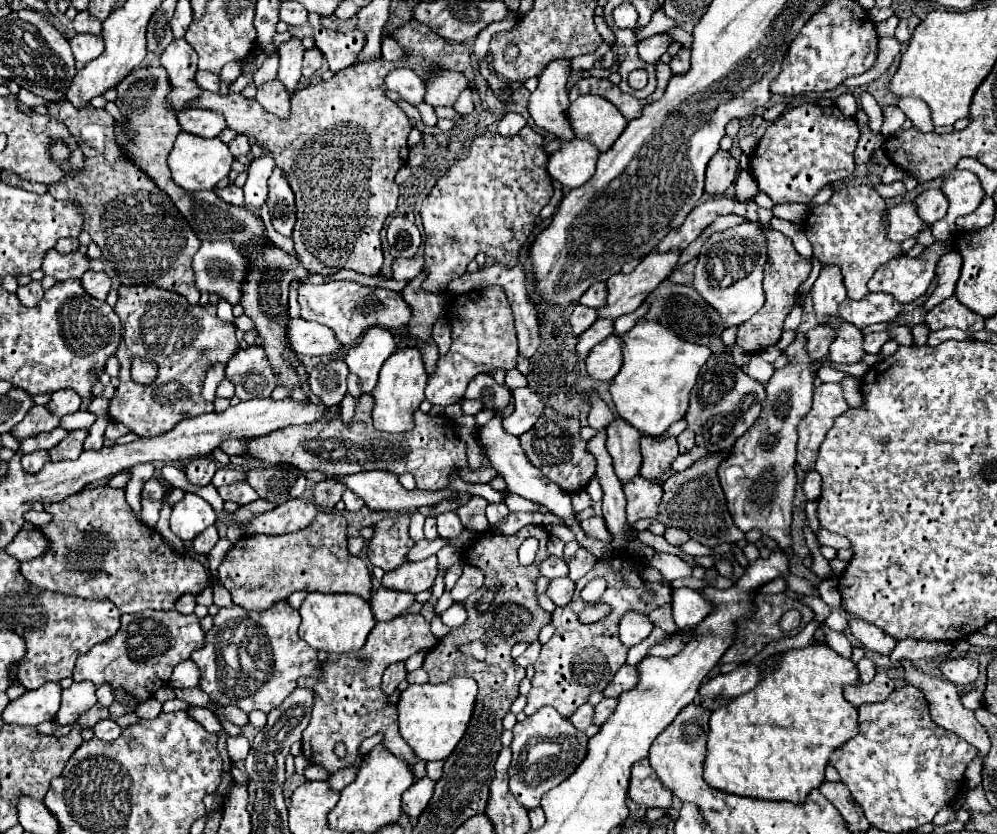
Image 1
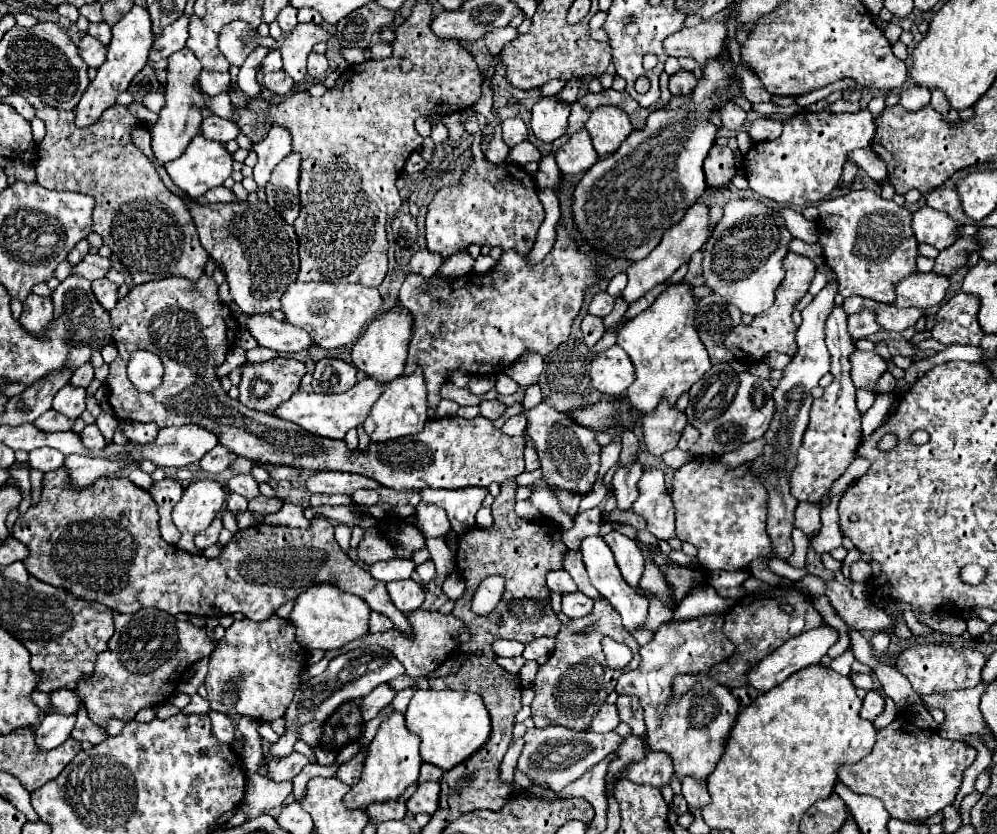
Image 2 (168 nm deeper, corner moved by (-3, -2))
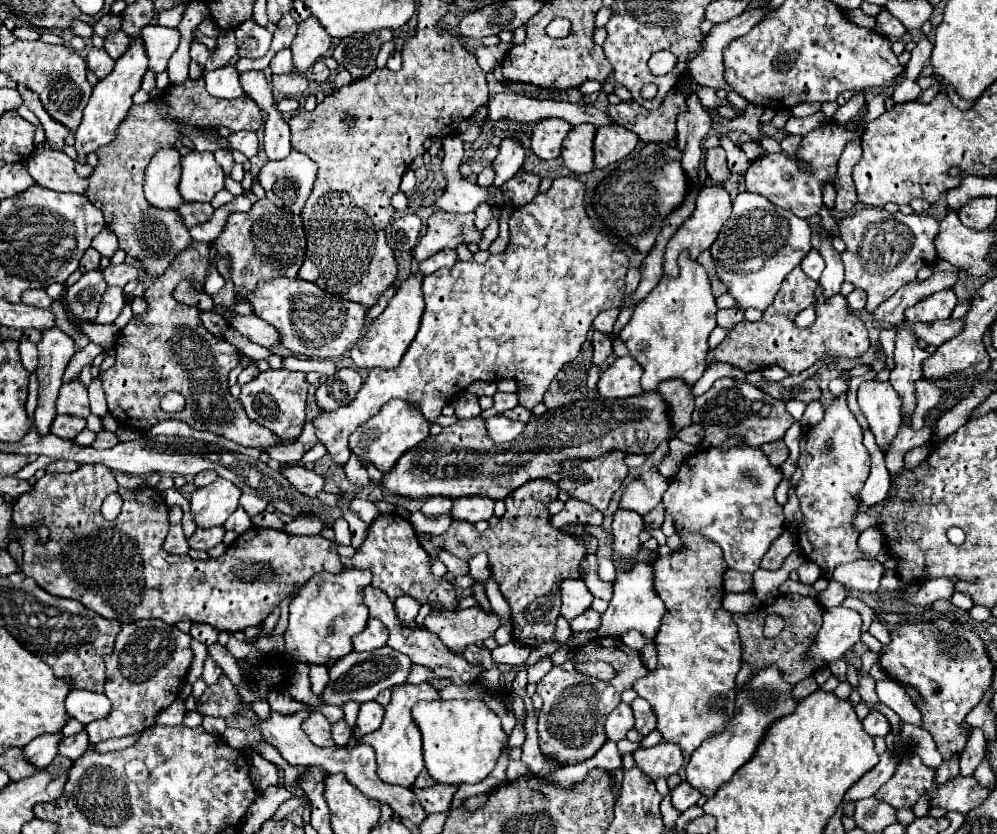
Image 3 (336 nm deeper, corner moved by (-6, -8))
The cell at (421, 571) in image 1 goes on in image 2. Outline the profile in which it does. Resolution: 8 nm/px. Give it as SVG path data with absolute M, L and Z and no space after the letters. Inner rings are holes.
M406 579L406 581L390 581L386 587L388 587L388 593L390 593L392 603L402 613L412 613L412 611L416 611L424 603L424 591L412 579Z

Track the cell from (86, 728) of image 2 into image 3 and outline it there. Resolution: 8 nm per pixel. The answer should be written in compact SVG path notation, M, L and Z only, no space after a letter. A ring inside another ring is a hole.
M79 731L77 735L71 735L71 737L65 737L59 745L59 753L69 757L69 759L77 759L81 757L85 751L89 749L89 737L87 737L87 731Z

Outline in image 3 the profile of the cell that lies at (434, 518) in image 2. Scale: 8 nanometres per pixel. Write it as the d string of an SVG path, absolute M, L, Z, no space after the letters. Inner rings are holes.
M429 497L429 499L423 503L421 511L425 513L425 517L437 519L437 517L447 515L447 513L451 511L451 499L447 499L447 497Z

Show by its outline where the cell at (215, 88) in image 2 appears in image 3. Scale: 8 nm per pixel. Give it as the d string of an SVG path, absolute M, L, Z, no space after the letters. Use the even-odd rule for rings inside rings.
M219 67L213 71L203 71L203 79L207 85L209 95L221 97L221 99L235 99L245 95L241 81L239 81L239 71L235 67Z

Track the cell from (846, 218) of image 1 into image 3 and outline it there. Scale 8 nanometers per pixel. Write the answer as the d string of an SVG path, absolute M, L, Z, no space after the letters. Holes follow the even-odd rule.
M863 207L839 221L839 233L847 249L841 255L845 265L845 281L867 293L865 309L875 311L877 305L893 297L903 285L917 279L917 271L937 259L933 237L939 223L929 215L889 213L881 207Z

